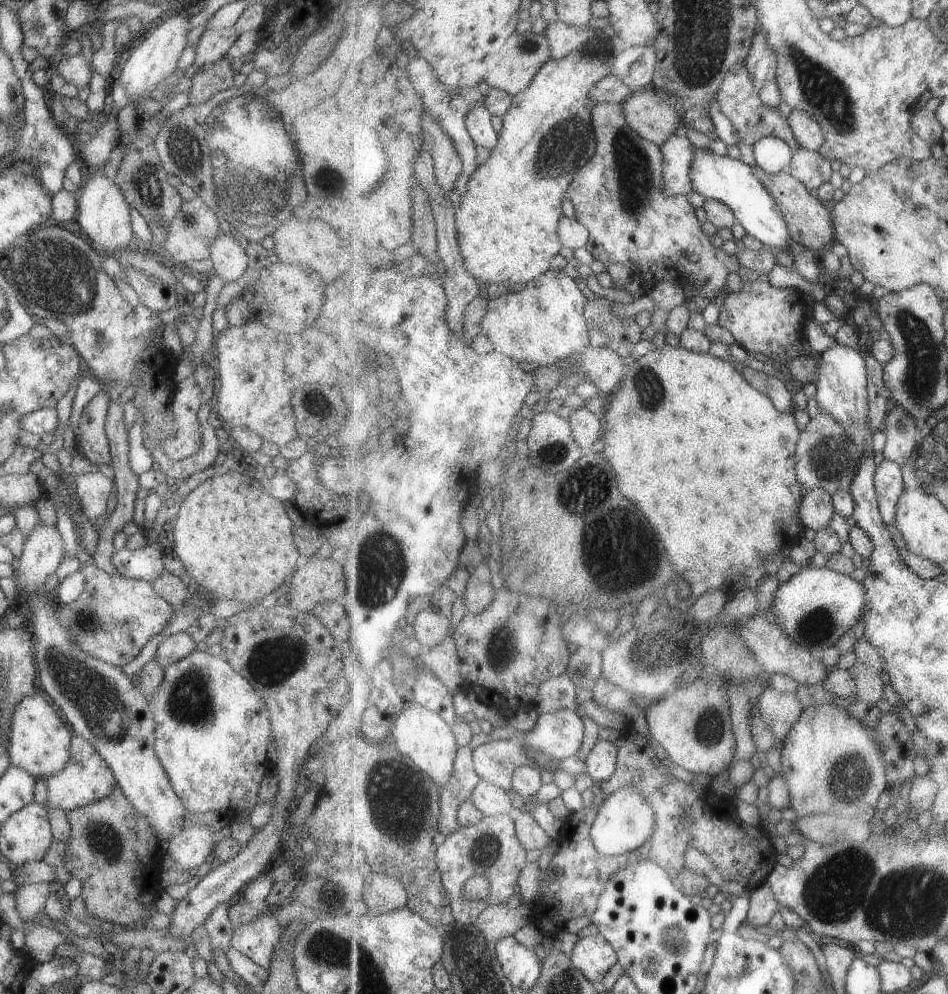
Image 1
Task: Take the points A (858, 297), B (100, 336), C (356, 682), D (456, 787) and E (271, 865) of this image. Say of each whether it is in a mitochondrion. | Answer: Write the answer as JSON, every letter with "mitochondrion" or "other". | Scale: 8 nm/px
{"A":"other","B":"mitochondrion","C":"other","D":"other","E":"other"}

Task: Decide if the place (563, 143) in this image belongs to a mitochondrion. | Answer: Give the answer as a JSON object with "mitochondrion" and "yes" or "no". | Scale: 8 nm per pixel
{"mitochondrion":"yes"}

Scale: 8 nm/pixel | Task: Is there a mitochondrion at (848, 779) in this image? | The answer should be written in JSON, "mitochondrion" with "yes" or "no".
{"mitochondrion":"yes"}

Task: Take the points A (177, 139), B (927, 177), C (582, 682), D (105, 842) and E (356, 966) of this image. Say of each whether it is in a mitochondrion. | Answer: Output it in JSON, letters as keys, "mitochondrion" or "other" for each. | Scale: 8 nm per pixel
{"A":"mitochondrion","B":"other","C":"other","D":"mitochondrion","E":"mitochondrion"}

